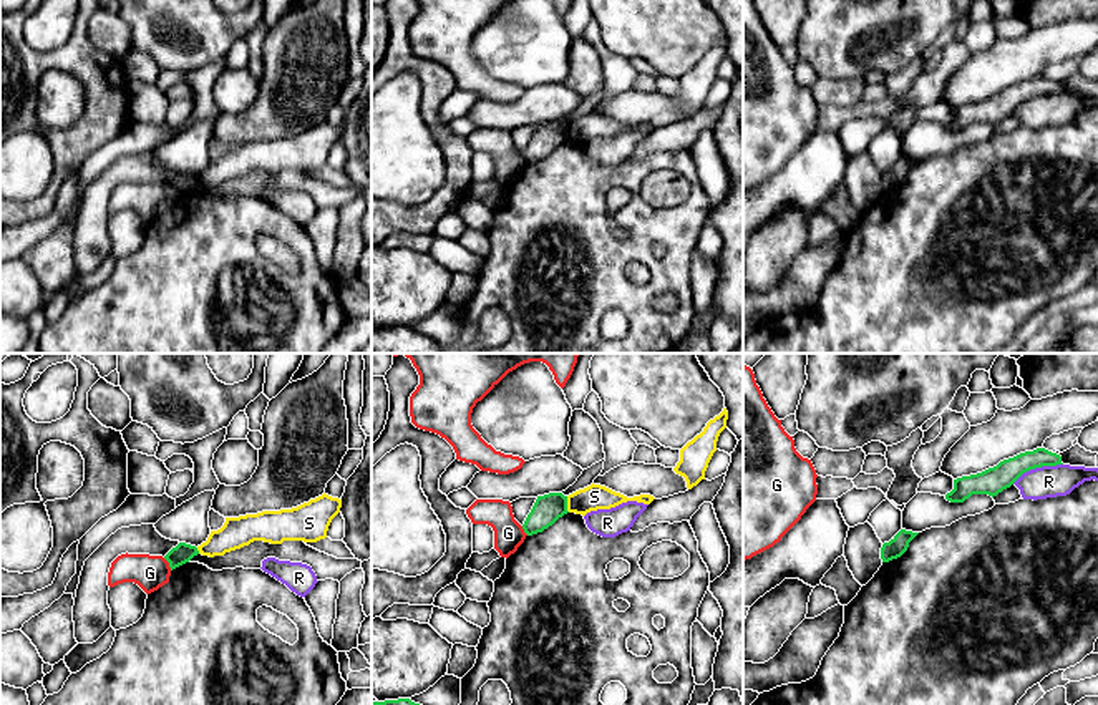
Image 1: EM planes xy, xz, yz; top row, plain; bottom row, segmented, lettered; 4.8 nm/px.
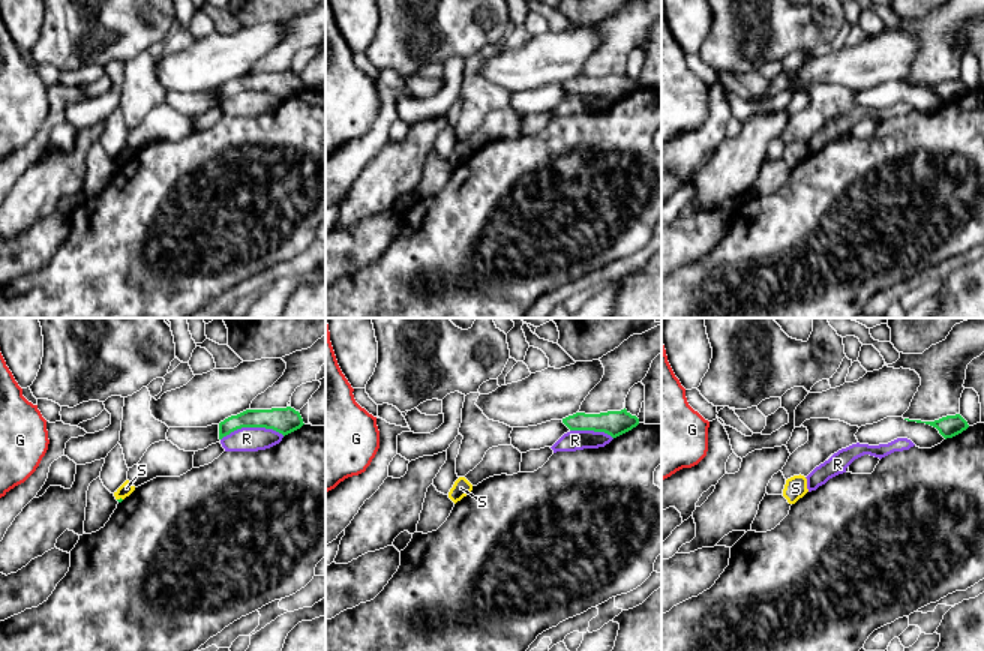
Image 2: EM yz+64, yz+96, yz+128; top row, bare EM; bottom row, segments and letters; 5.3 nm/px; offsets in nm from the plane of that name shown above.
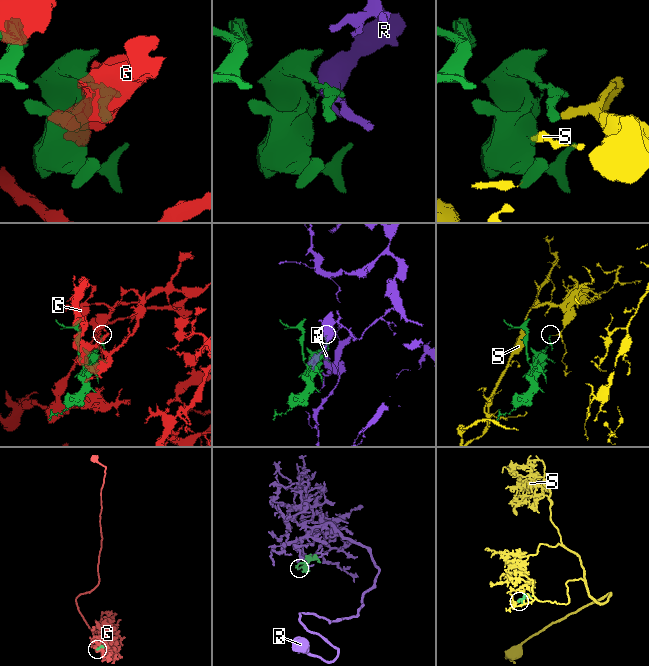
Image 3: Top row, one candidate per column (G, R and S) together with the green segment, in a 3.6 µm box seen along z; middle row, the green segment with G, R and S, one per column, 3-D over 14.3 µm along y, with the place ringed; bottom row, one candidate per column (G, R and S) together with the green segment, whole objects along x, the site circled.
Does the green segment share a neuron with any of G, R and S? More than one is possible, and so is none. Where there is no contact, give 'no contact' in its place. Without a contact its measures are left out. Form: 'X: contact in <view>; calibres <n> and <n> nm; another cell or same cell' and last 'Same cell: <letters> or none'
G: contact in xy; calibres 100 and 170 nm; another cell
R: contact in yz; calibres 130 and 160 nm; another cell
S: contact in xz; calibres 140 and 120 nm; another cell
Same cell: none

